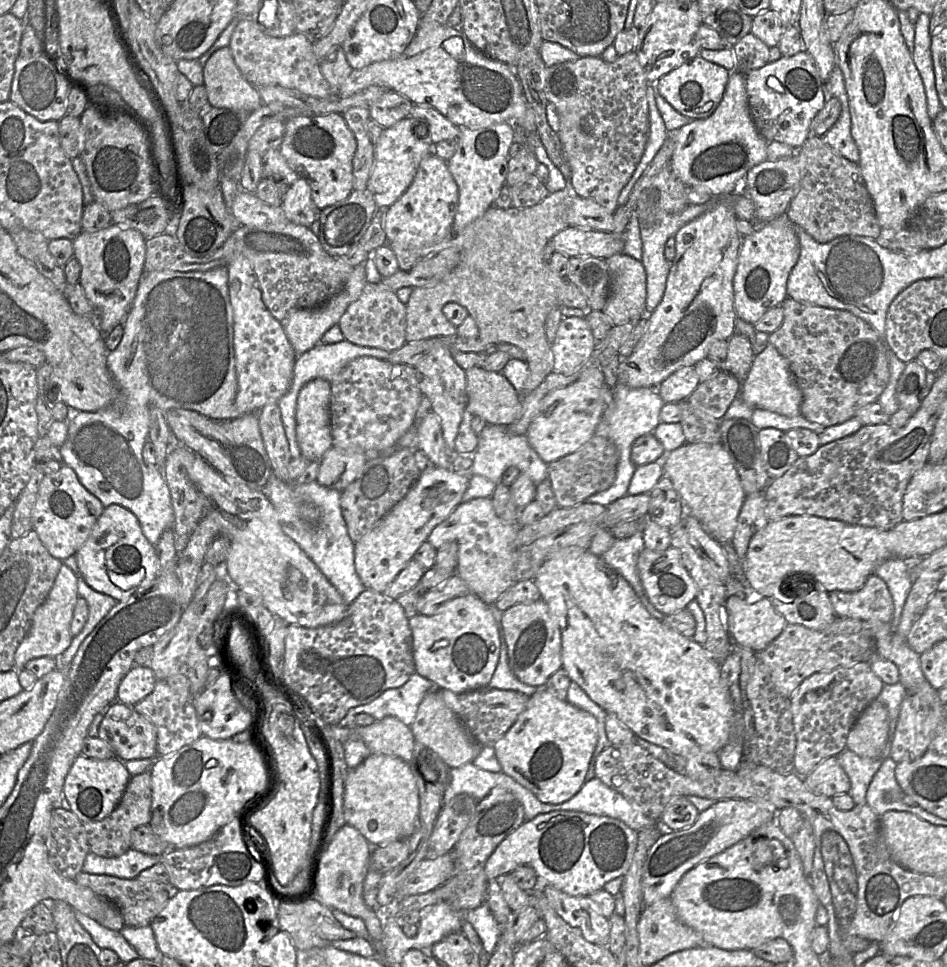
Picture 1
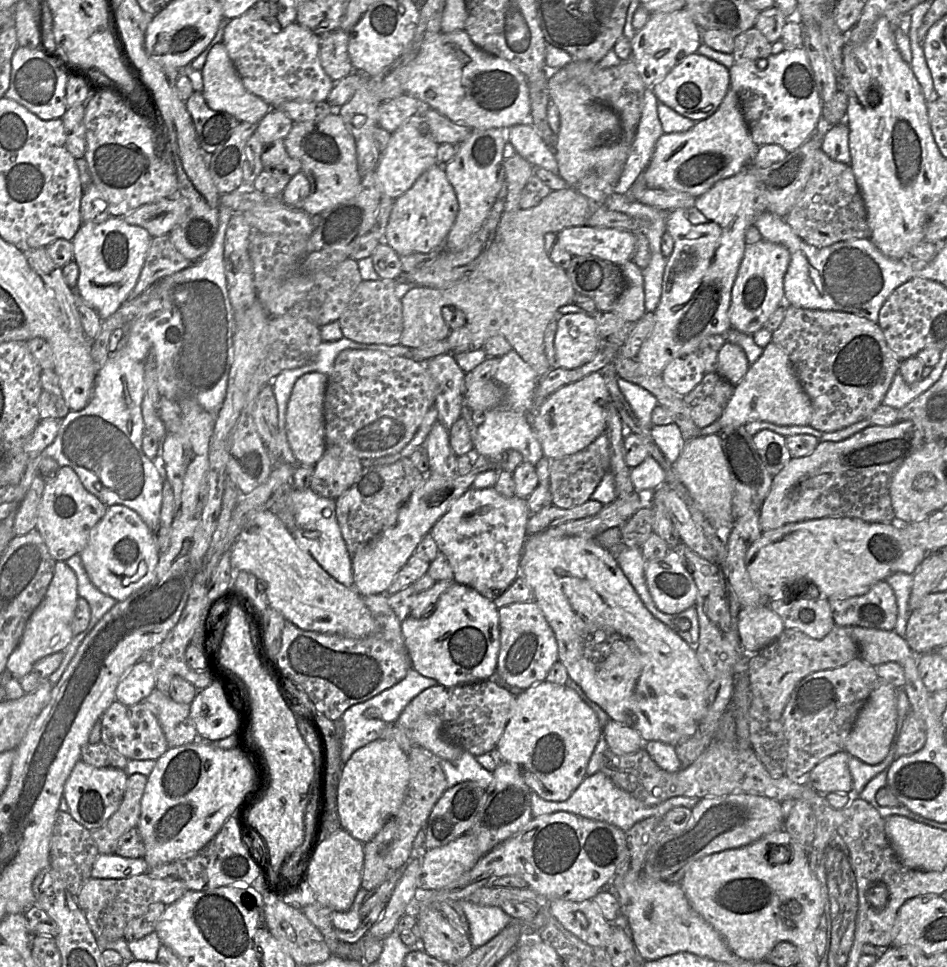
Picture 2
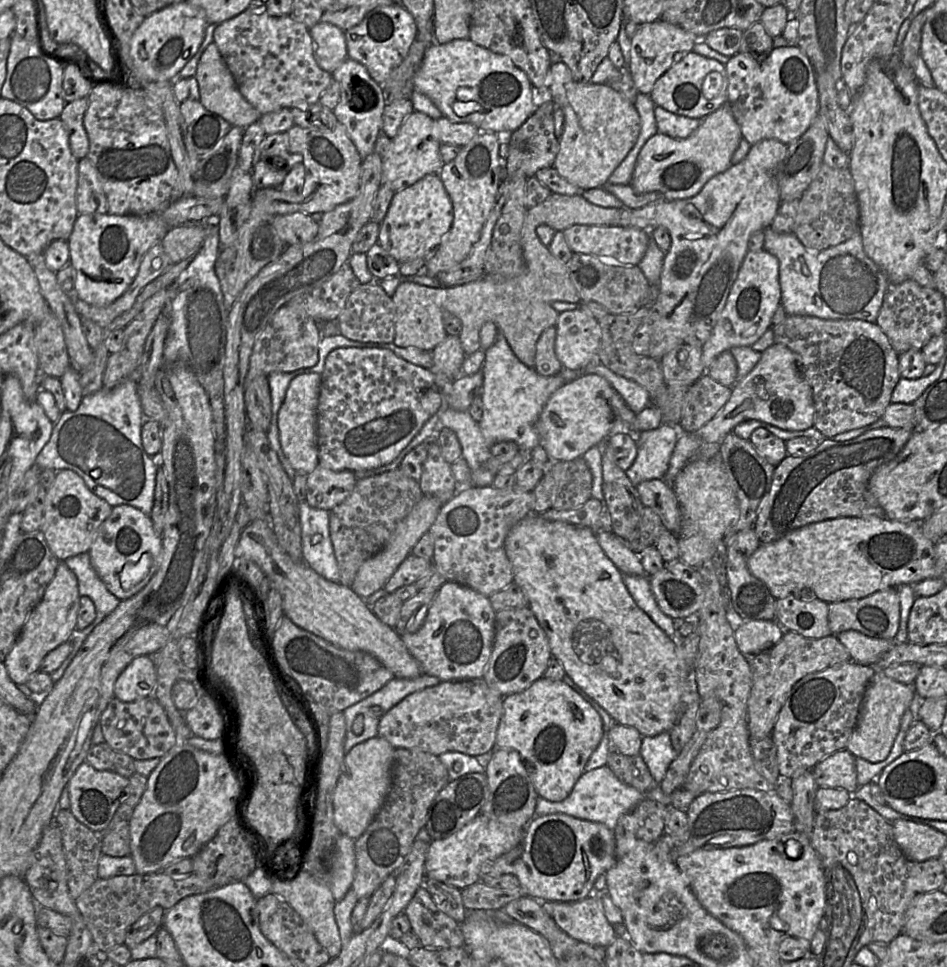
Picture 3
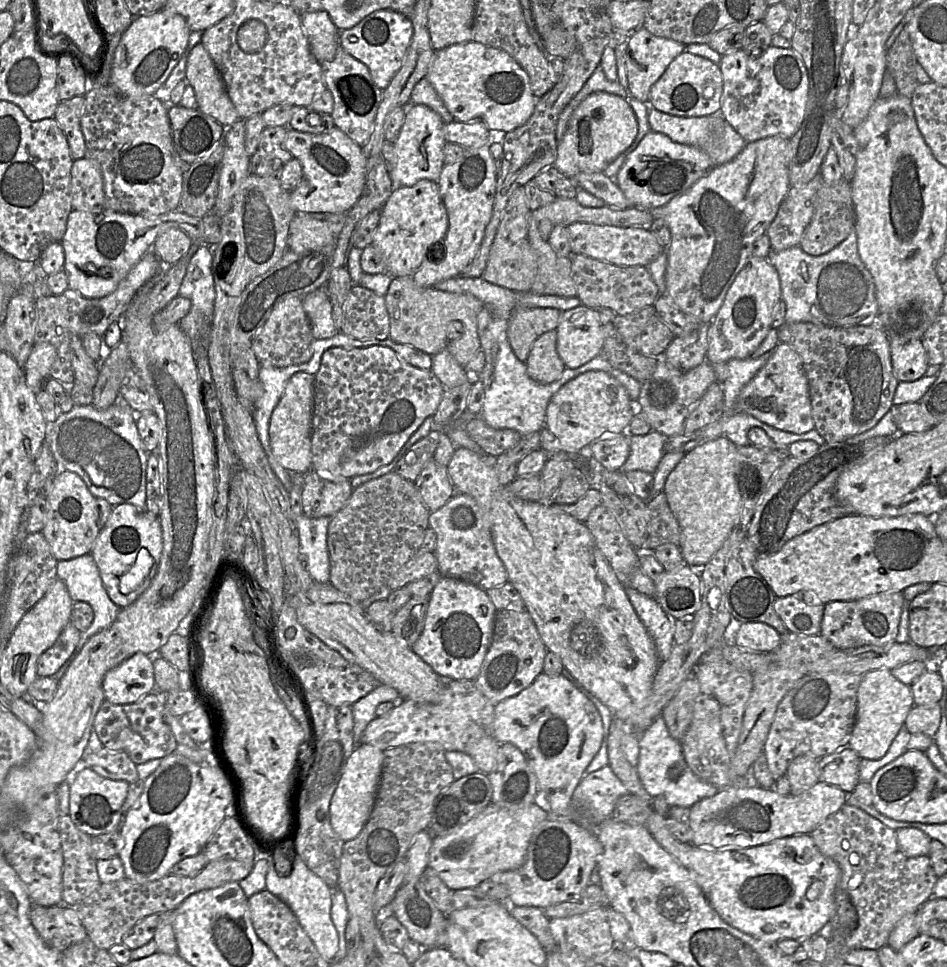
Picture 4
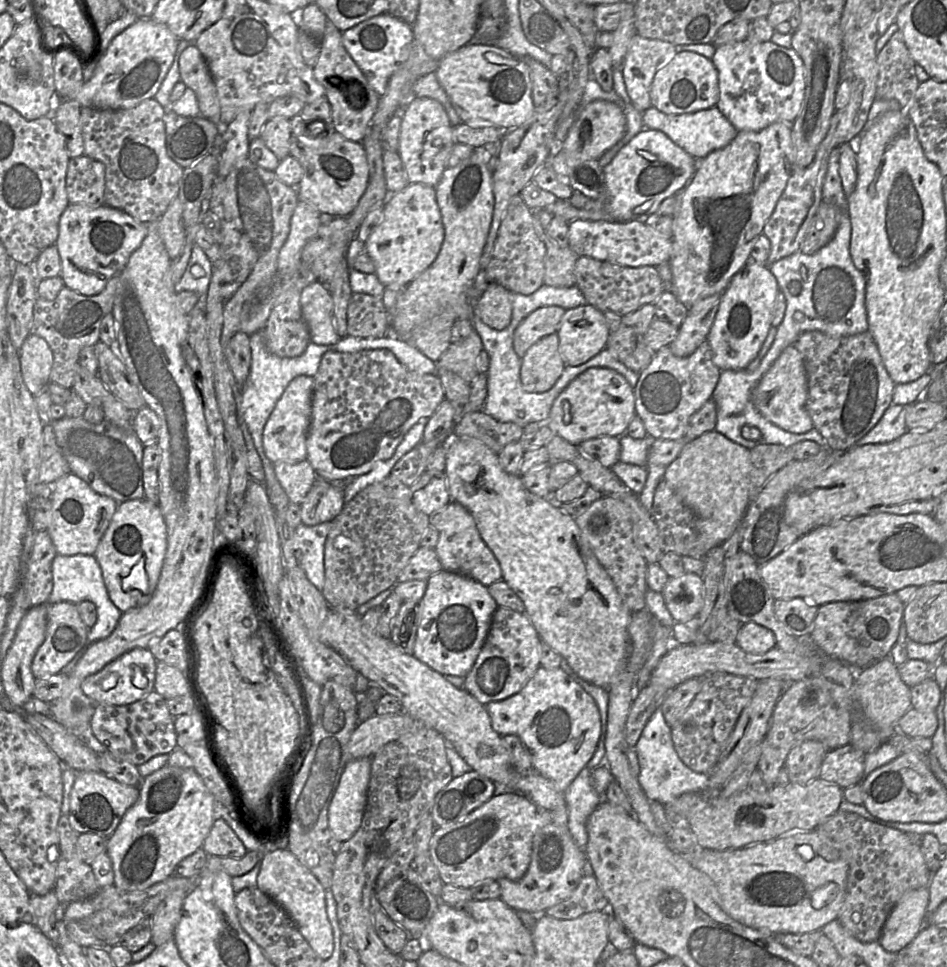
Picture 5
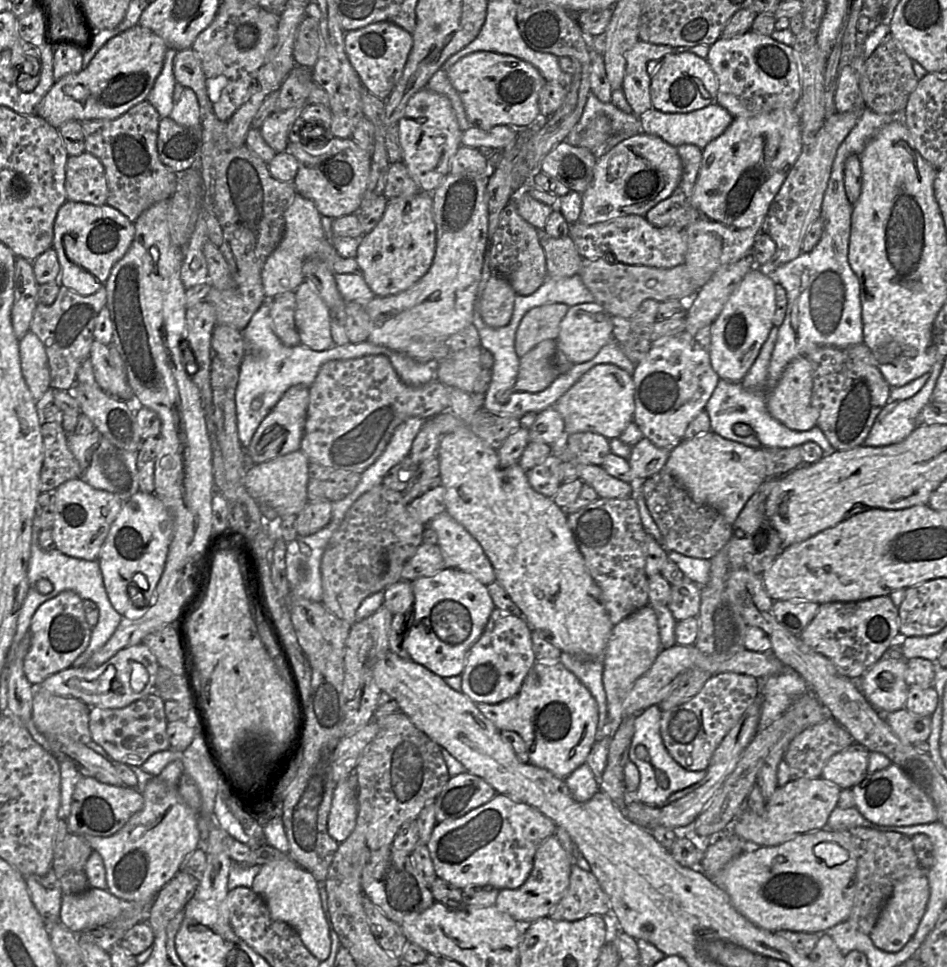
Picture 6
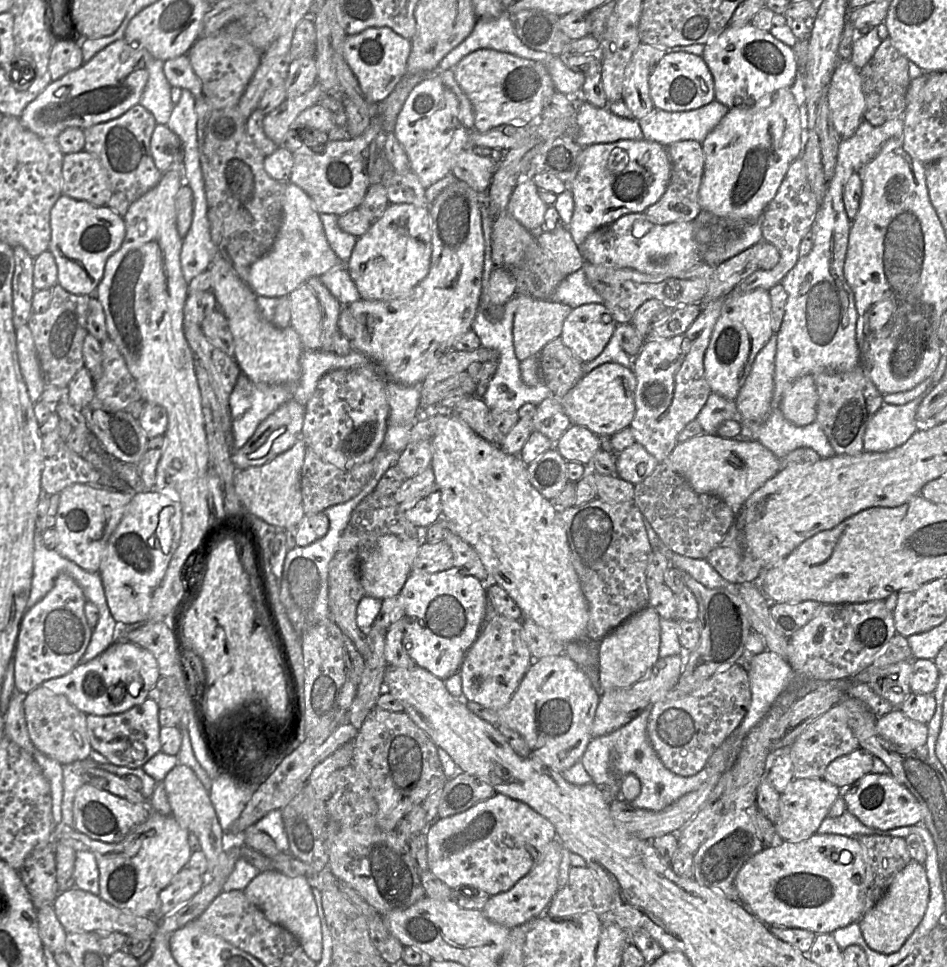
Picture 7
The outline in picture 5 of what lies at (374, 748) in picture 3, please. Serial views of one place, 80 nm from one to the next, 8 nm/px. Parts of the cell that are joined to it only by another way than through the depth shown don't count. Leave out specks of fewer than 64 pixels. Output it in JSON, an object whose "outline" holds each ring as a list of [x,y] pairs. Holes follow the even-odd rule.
{"outline":[[[371,757],[350,760],[330,803],[329,828],[340,842],[349,840],[361,825],[367,805],[371,762]]]}

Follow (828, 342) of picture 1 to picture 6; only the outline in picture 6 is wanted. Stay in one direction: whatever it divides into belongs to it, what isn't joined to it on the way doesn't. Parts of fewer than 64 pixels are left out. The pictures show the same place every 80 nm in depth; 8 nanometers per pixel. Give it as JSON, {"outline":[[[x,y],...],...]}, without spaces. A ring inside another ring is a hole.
{"outline":[[[863,342],[846,348],[819,346],[805,357],[813,369],[811,403],[818,413],[817,426],[836,451],[862,445],[891,391],[870,349]]]}

